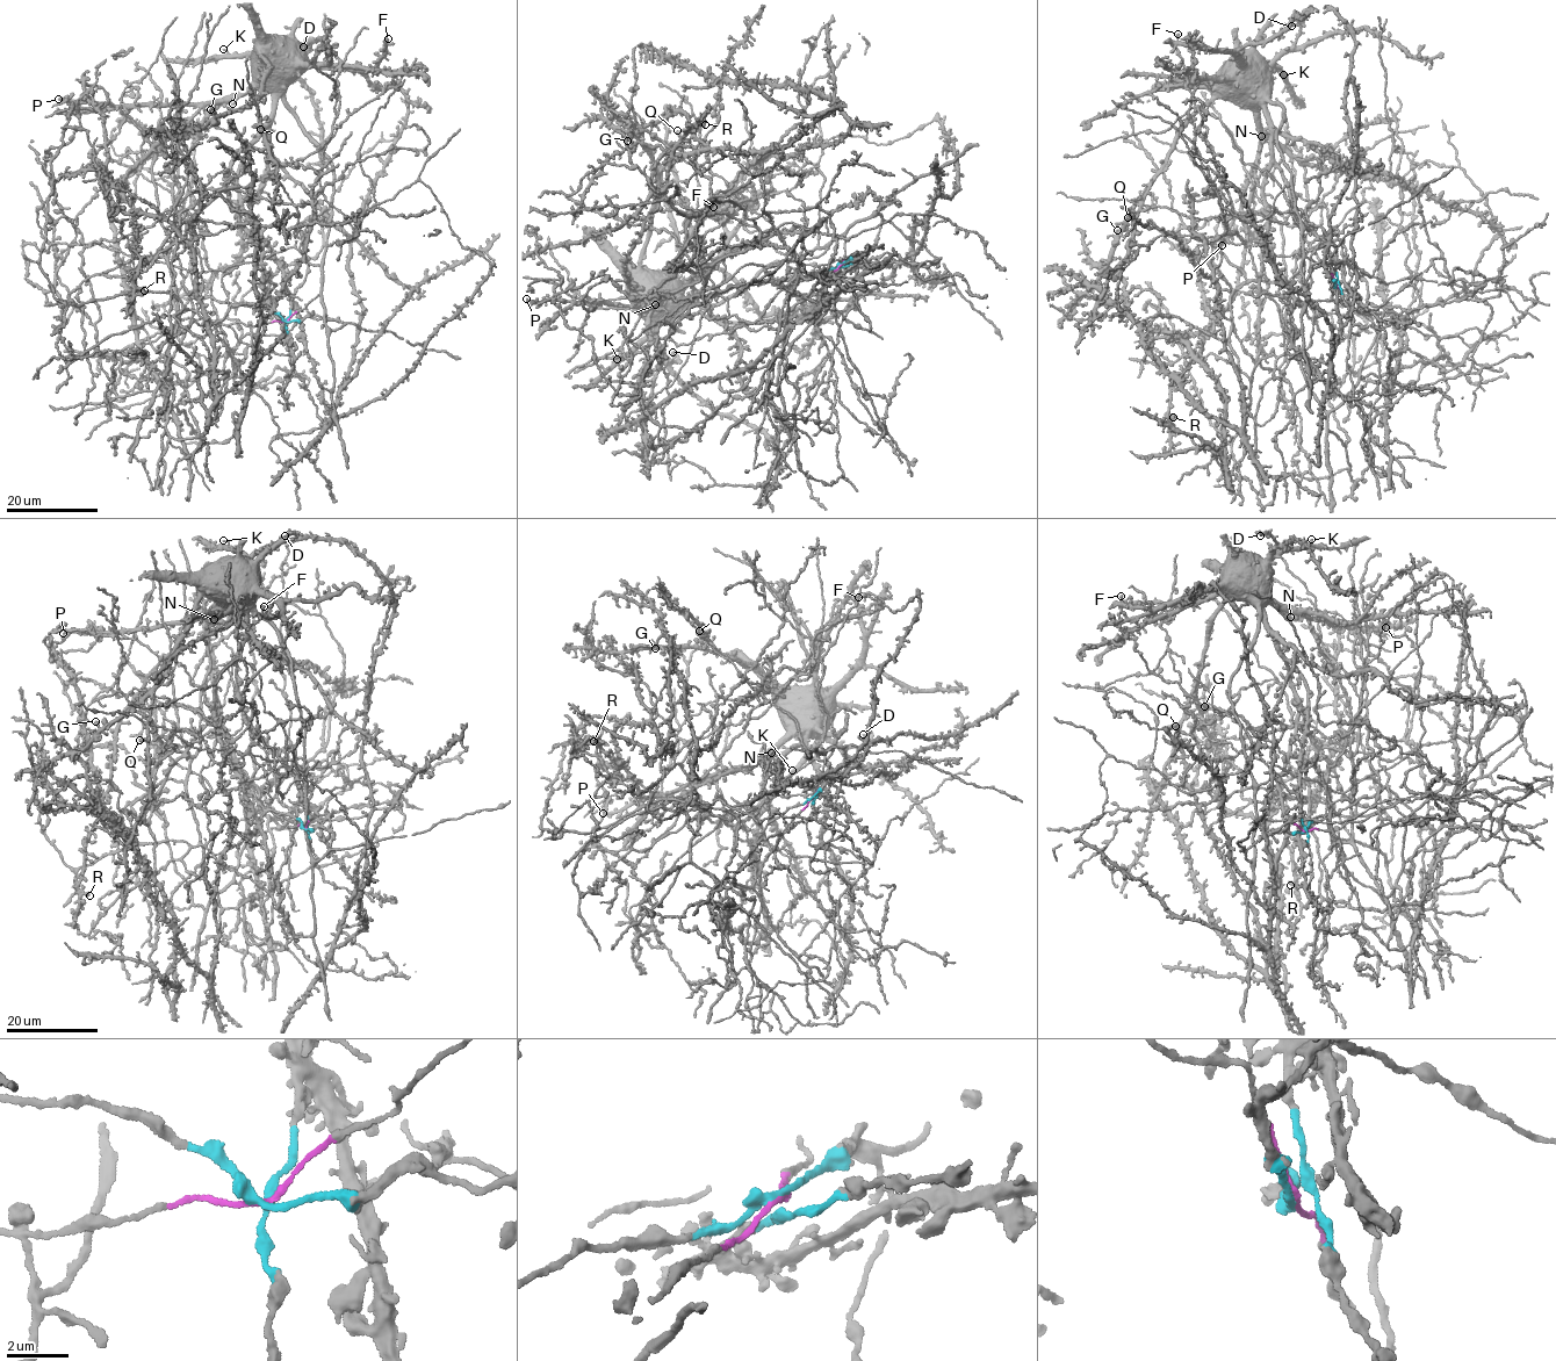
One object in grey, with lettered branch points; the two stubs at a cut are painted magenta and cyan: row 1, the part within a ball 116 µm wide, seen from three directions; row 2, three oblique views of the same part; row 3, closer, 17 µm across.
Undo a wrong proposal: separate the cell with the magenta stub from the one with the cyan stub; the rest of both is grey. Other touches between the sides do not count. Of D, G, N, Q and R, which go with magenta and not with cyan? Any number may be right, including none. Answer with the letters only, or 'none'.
D, G, N, Q, R

